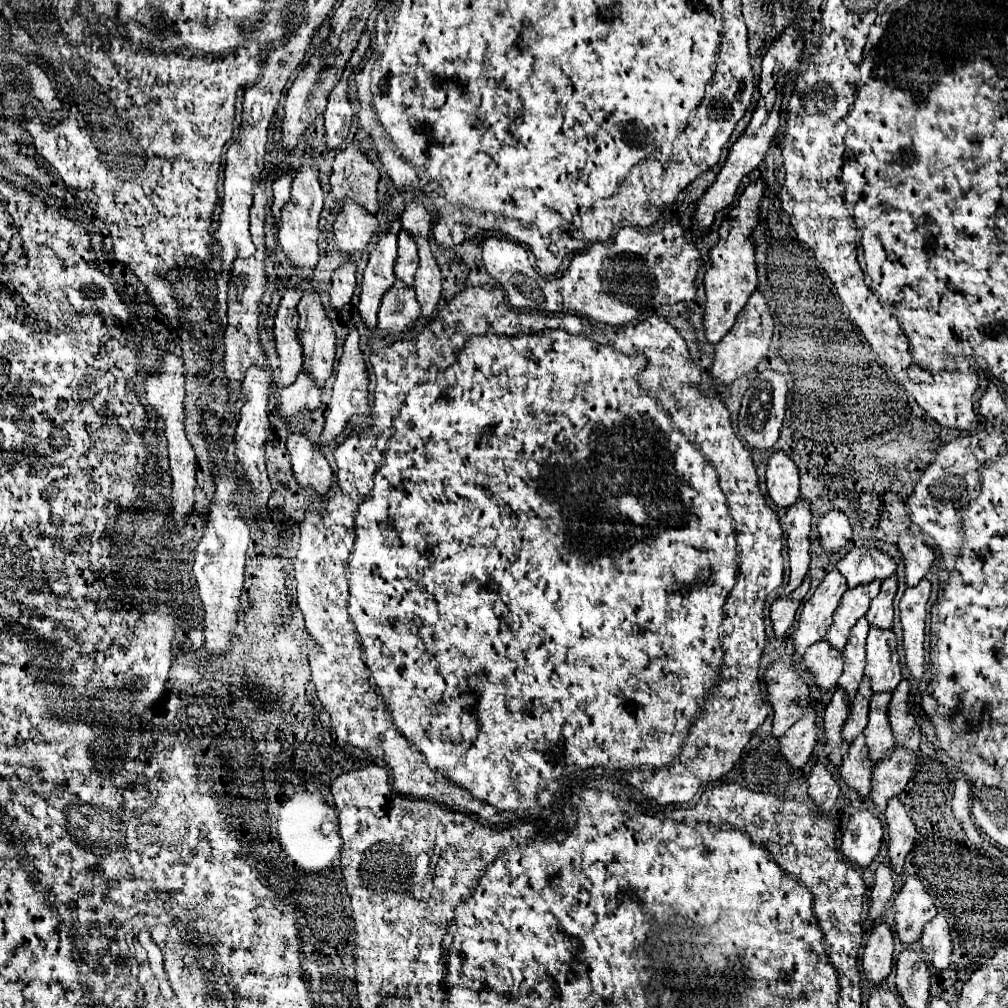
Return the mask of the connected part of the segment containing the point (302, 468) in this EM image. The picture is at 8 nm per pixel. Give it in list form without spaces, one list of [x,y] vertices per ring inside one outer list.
[[[290,434],[286,440],[290,454],[292,476],[298,488],[308,488],[318,496],[324,496],[332,484],[332,470],[320,448],[314,448],[304,434]]]

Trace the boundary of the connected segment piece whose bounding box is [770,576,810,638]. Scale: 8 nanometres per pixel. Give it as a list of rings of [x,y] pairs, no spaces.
[[[806,576],[804,584],[800,588],[796,588],[796,592],[774,600],[774,604],[770,606],[770,620],[772,620],[772,630],[778,638],[782,638],[786,634],[786,630],[792,626],[794,622],[794,614],[798,610],[798,606],[802,604],[802,600],[806,598],[810,590],[810,578]]]

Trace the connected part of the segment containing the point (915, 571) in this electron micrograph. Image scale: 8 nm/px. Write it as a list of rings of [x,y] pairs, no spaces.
[[[900,536],[896,546],[902,552],[902,564],[906,568],[906,586],[916,586],[932,568],[936,552],[932,552],[932,548],[916,536]]]

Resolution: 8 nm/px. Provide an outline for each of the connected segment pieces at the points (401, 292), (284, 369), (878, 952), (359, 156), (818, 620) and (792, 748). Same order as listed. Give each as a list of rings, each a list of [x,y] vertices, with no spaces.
[[[396,280],[394,288],[386,292],[380,312],[378,312],[378,326],[386,334],[402,334],[410,330],[420,316],[420,306],[416,302],[414,290],[404,288],[400,280]]]
[[[292,288],[286,290],[280,308],[276,312],[274,320],[274,346],[280,358],[280,372],[278,378],[274,378],[274,384],[278,388],[290,386],[296,382],[300,370],[302,370],[302,352],[300,342],[296,340],[296,324],[298,324],[298,302],[302,298],[302,292]]]
[[[878,924],[872,930],[862,954],[862,970],[870,984],[876,986],[890,974],[892,958],[894,958],[892,930],[886,924]]]
[[[354,146],[336,154],[330,188],[338,202],[346,198],[354,200],[356,204],[364,206],[368,212],[376,214],[378,200],[376,200],[376,184],[378,184],[378,170],[376,166]]]
[[[828,572],[822,584],[816,588],[816,592],[804,602],[798,628],[794,632],[794,662],[798,662],[806,648],[820,642],[826,632],[828,624],[832,624],[832,612],[840,604],[840,596],[848,590],[848,584],[844,584],[844,576],[838,572]]]
[[[808,702],[804,716],[790,730],[786,730],[786,734],[778,740],[780,754],[786,758],[790,768],[800,768],[802,764],[808,762],[816,746],[816,734],[818,734],[816,710]]]

